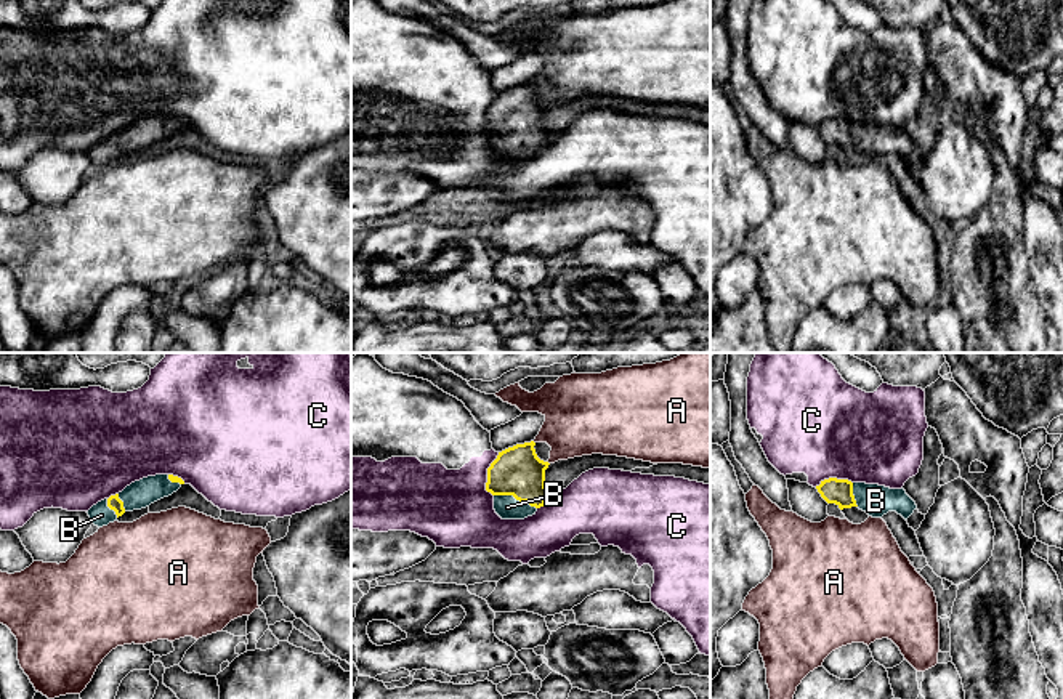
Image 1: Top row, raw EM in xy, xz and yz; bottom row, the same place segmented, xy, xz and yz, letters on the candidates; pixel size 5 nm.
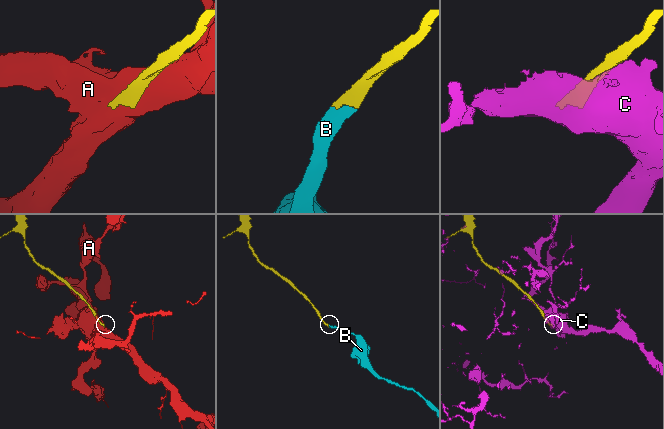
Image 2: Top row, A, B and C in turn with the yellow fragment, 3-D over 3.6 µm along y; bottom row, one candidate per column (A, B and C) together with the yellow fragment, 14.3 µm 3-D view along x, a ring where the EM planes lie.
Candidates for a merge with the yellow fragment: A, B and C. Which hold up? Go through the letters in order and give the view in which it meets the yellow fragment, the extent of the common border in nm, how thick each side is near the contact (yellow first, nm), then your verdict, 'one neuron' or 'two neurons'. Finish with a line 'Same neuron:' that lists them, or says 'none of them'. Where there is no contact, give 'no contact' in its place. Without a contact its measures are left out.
A: no contact; two neurons
B: contact in xz; length 220 nm; calibres 240 and 120 nm; one neuron
C: contact in xz; length 220 nm; calibres 240 and 380 nm; two neurons
Same neuron: B

